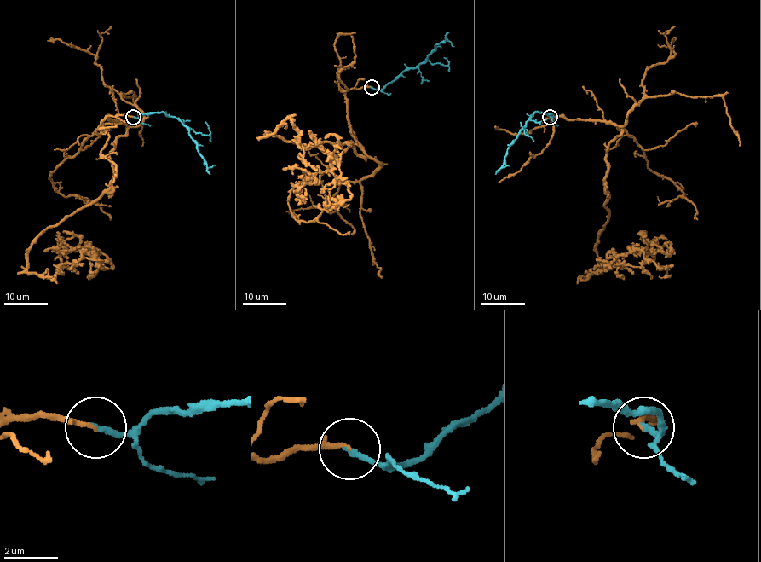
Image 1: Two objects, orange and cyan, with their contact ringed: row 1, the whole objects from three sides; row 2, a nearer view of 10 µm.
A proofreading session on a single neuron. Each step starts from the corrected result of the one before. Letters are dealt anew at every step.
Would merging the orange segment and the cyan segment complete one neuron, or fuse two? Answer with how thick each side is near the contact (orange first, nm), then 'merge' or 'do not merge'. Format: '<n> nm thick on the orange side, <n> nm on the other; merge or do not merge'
150 nm thick on the orange side, 220 nm on the other; merge

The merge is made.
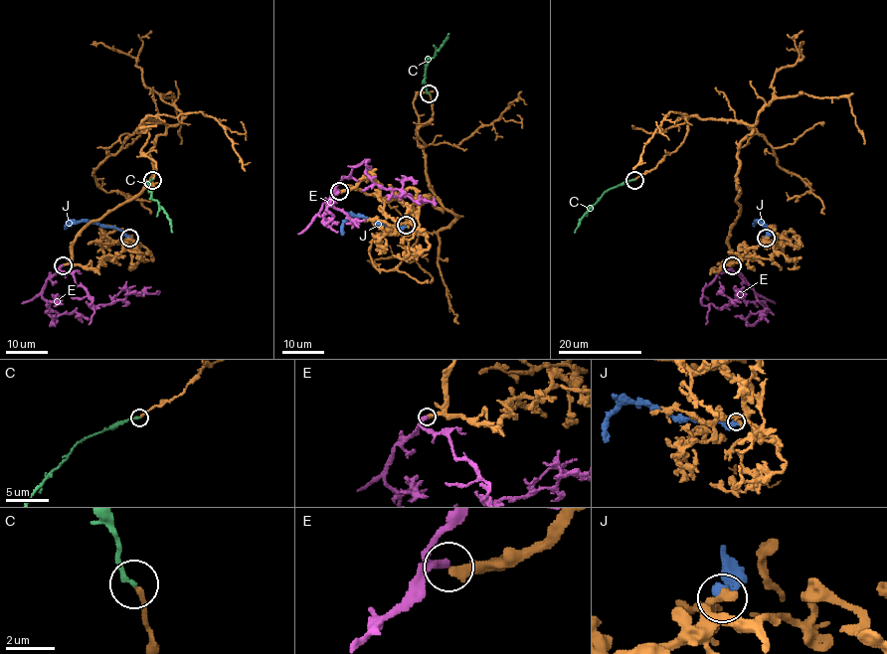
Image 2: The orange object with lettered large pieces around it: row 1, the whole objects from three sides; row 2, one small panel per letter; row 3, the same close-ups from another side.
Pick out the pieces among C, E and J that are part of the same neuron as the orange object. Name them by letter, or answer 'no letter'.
C

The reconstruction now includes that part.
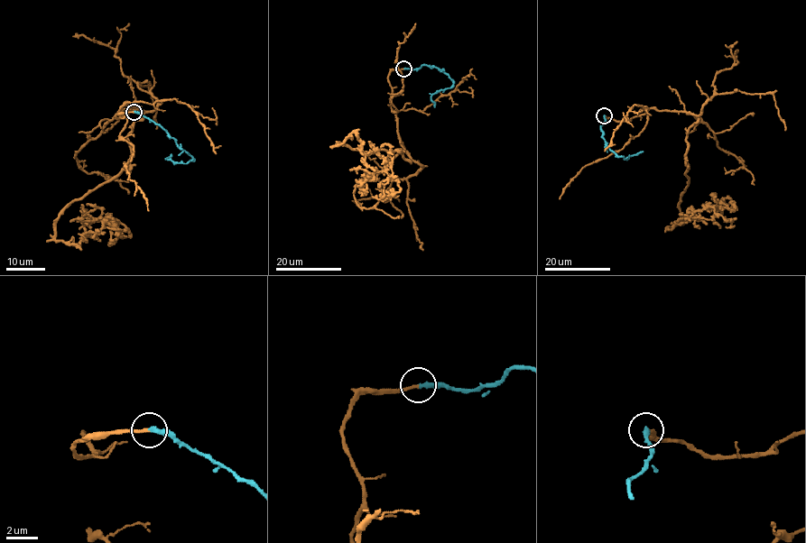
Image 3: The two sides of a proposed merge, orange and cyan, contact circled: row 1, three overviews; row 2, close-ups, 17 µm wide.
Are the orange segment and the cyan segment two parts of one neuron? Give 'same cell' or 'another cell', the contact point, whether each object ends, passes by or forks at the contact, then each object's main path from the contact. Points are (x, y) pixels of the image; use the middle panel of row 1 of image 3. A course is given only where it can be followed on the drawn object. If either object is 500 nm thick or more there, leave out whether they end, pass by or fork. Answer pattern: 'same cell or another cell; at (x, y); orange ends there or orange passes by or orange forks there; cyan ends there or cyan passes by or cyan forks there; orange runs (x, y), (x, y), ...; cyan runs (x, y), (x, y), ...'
same cell; at (403, 69); orange ends there; cyan ends there; orange runs (403, 69), (388, 80), (410, 162), (399, 150), (338, 144), (354, 132), (365, 153), (387, 161), (365, 183); cyan runs (403, 69), (415, 69), (429, 65), (449, 76), (453, 84), (432, 95), (434, 106)

